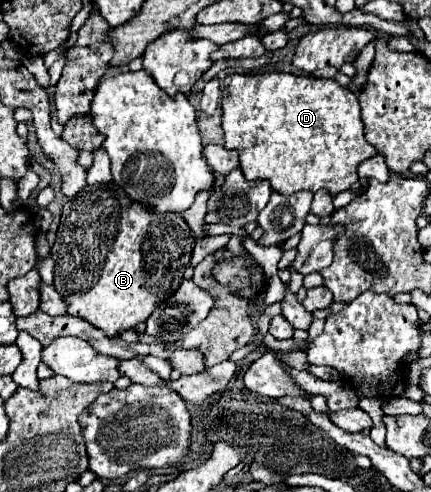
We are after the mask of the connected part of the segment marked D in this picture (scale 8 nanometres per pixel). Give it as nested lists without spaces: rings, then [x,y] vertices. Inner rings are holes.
[[[283,72],[271,74],[229,74],[223,82],[223,132],[225,148],[239,152],[241,170],[247,180],[267,180],[279,194],[299,190],[327,190],[331,196],[353,190],[359,192],[357,166],[373,158],[377,150],[363,136],[363,120],[359,100],[353,92],[339,86],[335,80],[317,80],[313,76],[293,76]]]

